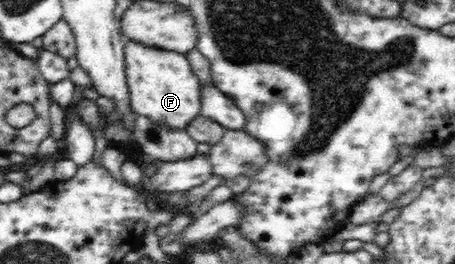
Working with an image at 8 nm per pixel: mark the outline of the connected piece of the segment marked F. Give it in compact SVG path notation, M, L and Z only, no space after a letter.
M138 40L137 43L127 41L123 53L128 99L132 111L170 129L185 130L185 127L201 113L202 90L201 81L193 74L185 53L151 46Z

